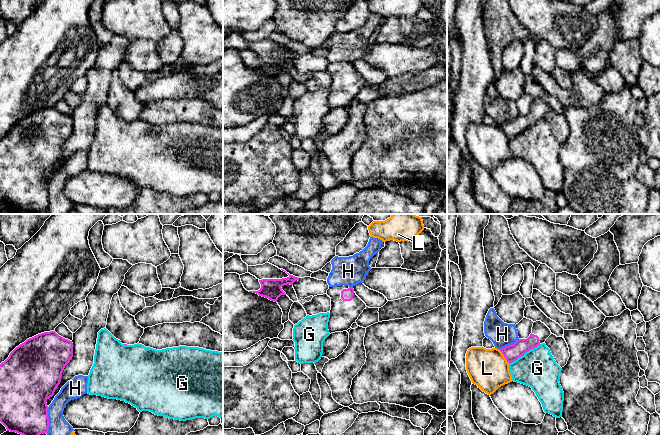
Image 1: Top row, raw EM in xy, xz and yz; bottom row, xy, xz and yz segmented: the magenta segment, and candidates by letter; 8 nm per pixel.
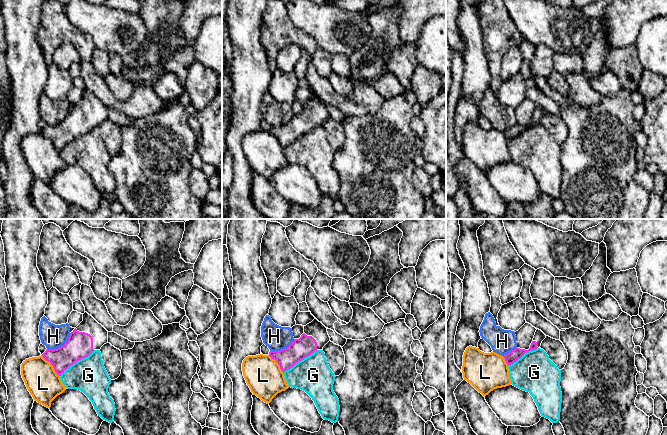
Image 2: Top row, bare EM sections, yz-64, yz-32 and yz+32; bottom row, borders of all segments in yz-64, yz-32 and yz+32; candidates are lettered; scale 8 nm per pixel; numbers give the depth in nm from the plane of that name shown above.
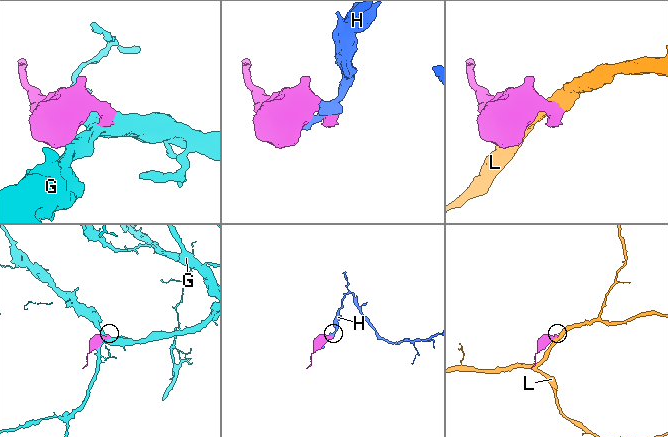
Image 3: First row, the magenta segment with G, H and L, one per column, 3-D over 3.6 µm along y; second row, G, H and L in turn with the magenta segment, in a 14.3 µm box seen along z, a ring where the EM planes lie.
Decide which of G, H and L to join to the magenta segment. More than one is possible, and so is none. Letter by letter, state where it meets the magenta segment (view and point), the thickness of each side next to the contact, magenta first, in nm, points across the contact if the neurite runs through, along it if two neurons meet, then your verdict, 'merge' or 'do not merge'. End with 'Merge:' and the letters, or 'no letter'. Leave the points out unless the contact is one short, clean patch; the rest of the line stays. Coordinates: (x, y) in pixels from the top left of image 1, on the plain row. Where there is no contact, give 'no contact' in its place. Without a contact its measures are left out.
G: meets magenta in yz at (524, 129); 130 nm thick on the magenta side, 300 nm on the other; do not merge
H: meets magenta in xy at (48, 196); 380 nm thick on the magenta side, 170 nm on the other; do not merge
L: meets magenta in yz at (504, 132); 130 nm thick on the magenta side, 320 nm on the other; do not merge
Merge: no letter

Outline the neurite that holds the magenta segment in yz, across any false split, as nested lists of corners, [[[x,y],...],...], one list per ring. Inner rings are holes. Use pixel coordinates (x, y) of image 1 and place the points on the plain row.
[[[541,97],[533,99],[532,109],[527,115],[518,115],[514,120],[499,125],[510,140],[526,128],[544,119],[551,111],[550,105]]]

